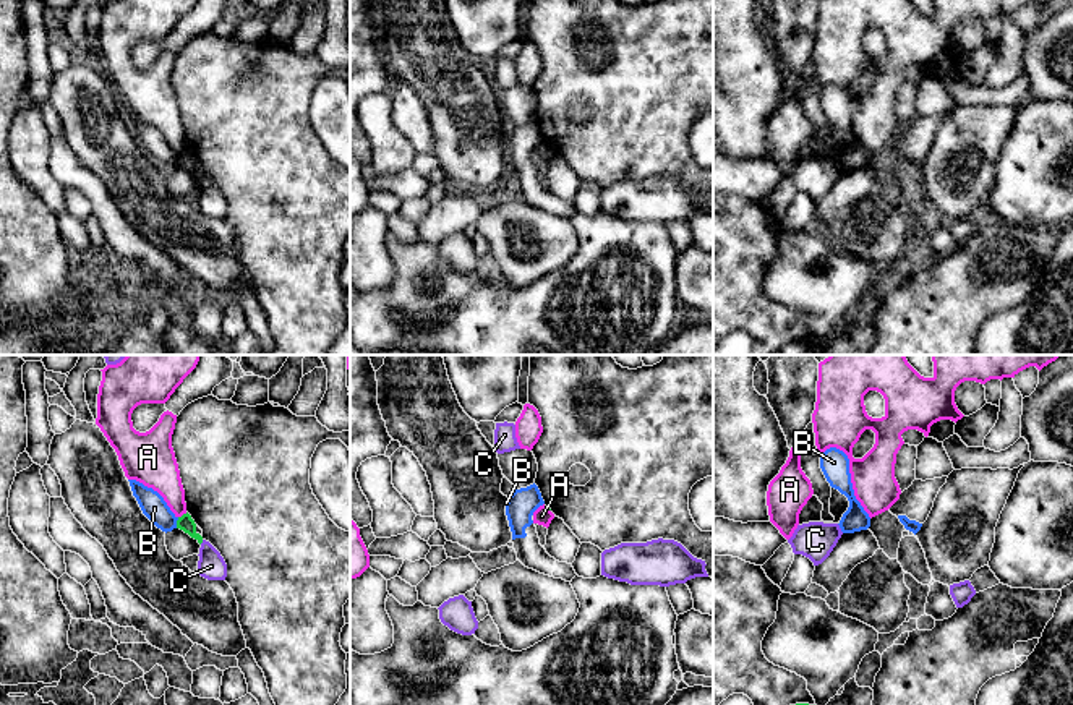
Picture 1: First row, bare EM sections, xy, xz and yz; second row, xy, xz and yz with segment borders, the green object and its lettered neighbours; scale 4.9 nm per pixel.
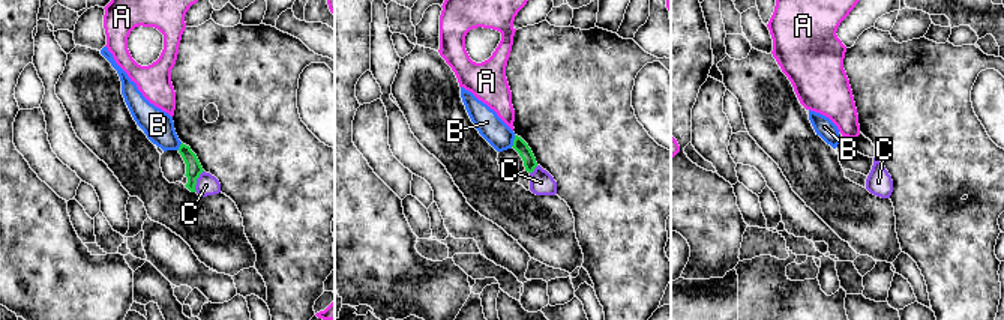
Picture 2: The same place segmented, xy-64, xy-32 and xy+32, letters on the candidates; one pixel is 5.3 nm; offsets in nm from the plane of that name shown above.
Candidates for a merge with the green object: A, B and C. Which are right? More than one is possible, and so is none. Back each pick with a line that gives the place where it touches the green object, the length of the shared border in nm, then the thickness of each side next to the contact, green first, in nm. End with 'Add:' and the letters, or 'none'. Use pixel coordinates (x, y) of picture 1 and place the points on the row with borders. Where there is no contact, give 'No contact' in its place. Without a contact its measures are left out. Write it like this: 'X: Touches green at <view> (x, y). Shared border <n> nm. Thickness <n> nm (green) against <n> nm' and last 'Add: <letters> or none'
Add: none

